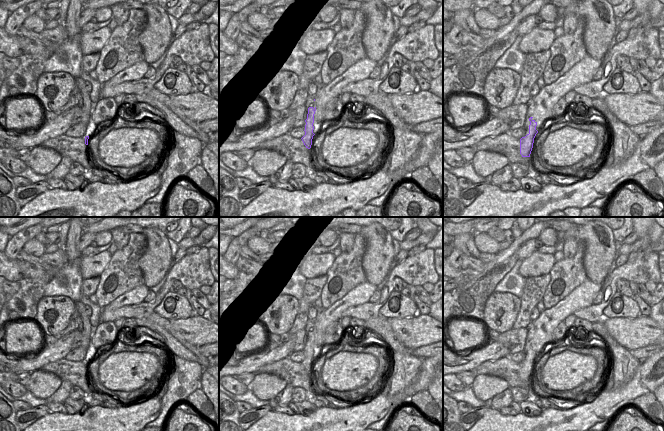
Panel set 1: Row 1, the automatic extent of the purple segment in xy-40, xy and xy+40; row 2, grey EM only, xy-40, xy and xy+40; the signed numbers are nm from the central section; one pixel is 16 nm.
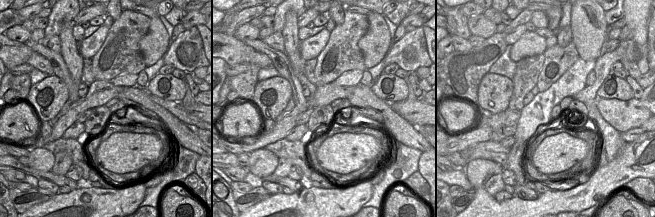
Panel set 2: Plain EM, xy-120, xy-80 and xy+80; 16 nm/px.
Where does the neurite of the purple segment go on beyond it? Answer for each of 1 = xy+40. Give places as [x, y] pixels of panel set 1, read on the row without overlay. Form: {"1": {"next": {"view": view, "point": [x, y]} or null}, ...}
{"1": {"next": null}}

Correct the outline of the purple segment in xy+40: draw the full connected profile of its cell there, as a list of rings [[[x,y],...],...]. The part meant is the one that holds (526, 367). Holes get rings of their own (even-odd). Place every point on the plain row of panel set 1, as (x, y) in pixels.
[[[533,341],[529,342],[530,349],[529,349],[529,357],[520,363],[520,378],[522,381],[530,381],[534,362],[538,355],[536,354],[537,346],[532,343]]]

